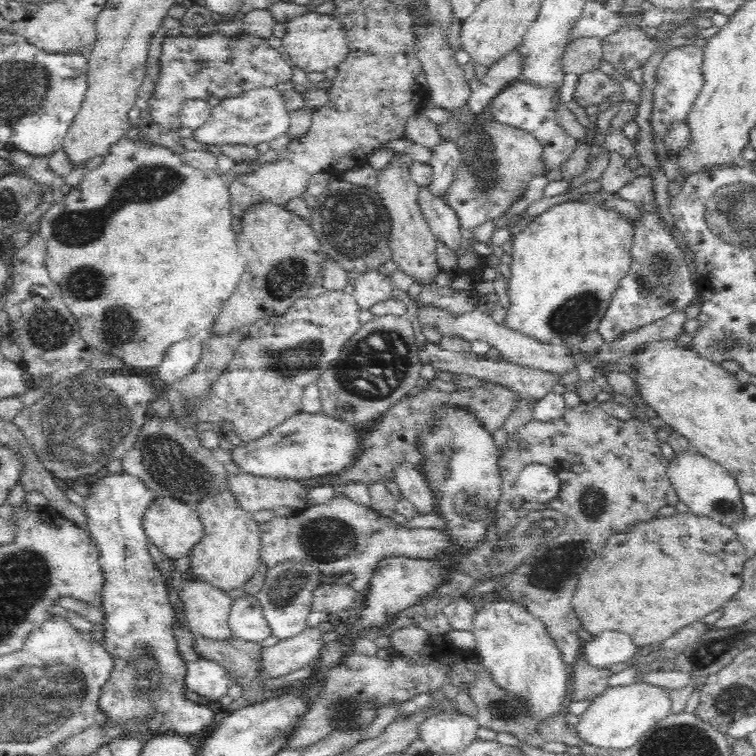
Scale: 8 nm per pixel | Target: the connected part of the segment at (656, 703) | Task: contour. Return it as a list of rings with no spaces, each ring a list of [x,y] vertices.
[[[638,680],[632,686],[608,687],[604,694],[591,700],[586,711],[578,716],[575,734],[582,745],[588,744],[609,752],[626,752],[636,747],[641,739],[645,739],[658,720],[671,713],[670,708],[671,700],[664,688],[650,686]]]

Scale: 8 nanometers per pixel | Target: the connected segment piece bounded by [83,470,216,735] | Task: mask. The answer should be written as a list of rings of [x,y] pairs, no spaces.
[[[125,470],[114,474],[109,472],[106,476],[98,478],[96,482],[88,484],[86,489],[87,492],[86,496],[84,496],[85,500],[83,509],[84,514],[86,515],[86,529],[90,533],[90,536],[97,542],[99,548],[99,563],[100,568],[102,569],[102,576],[104,577],[102,586],[103,602],[101,607],[105,615],[105,623],[103,625],[106,645],[104,648],[108,653],[114,656],[114,661],[116,661],[116,666],[114,672],[112,672],[110,681],[106,682],[106,685],[103,688],[103,693],[99,700],[99,708],[105,711],[109,716],[119,716],[119,718],[125,720],[125,722],[132,722],[132,720],[135,720],[135,724],[138,724],[138,722],[139,724],[142,724],[146,714],[154,714],[151,718],[151,720],[153,720],[151,724],[156,725],[156,731],[176,731],[180,735],[192,734],[192,732],[204,732],[204,730],[208,730],[208,728],[214,724],[216,713],[212,710],[208,710],[205,706],[200,706],[196,703],[186,701],[184,695],[182,695],[182,690],[186,687],[184,683],[186,668],[185,663],[182,661],[182,658],[177,651],[177,643],[175,640],[177,633],[175,633],[173,629],[173,626],[175,625],[175,613],[169,600],[168,589],[166,589],[167,578],[165,573],[158,570],[156,563],[154,563],[154,559],[148,551],[150,550],[148,547],[149,538],[143,527],[143,518],[146,509],[150,506],[151,502],[154,502],[154,500],[157,499],[158,496],[151,488],[146,486],[146,483],[141,478],[138,478],[135,474],[130,474]]]

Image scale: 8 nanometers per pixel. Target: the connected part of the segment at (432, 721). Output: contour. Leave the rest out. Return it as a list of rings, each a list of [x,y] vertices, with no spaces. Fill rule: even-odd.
[[[442,710],[426,716],[418,724],[419,739],[425,743],[428,751],[454,754],[477,740],[480,726],[476,716],[458,710]]]

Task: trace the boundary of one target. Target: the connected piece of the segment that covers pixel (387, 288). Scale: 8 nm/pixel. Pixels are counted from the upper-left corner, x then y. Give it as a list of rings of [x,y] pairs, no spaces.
[[[380,268],[363,272],[354,280],[354,284],[352,296],[360,310],[392,298],[392,292],[396,288],[390,275],[384,274]]]

